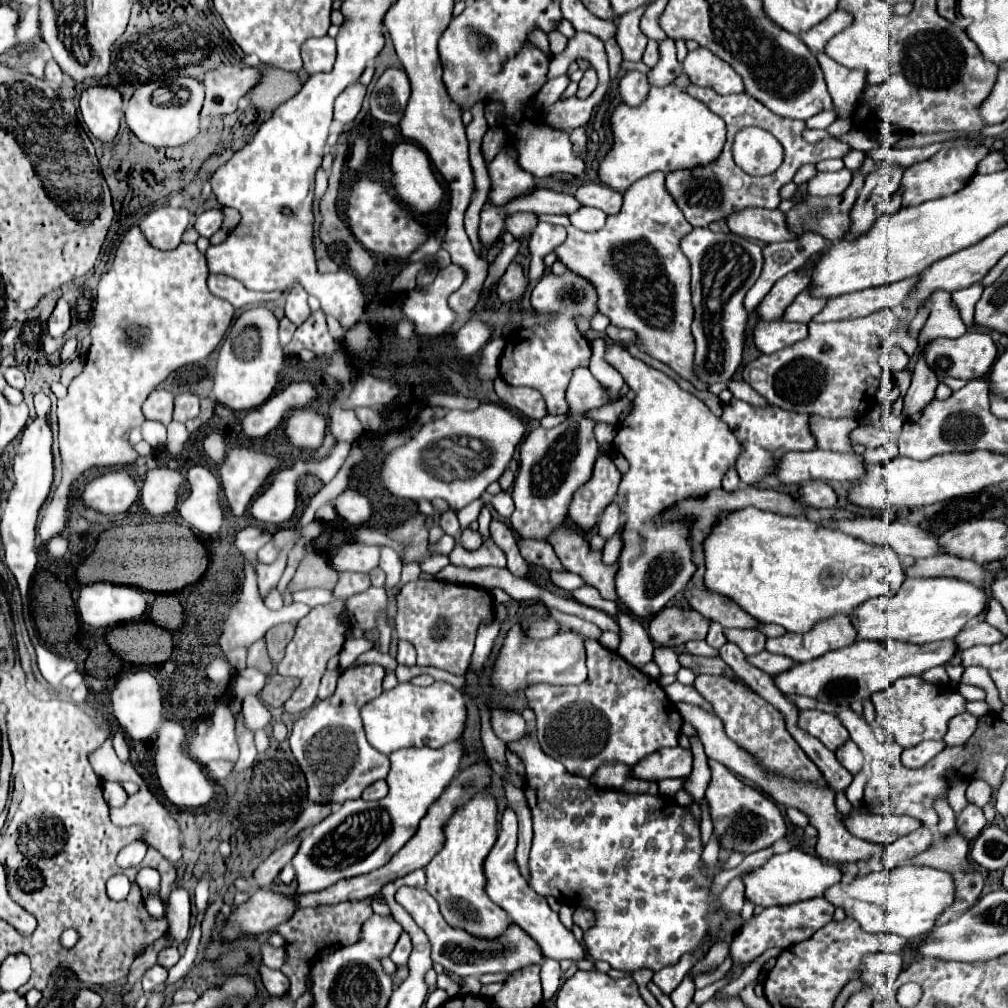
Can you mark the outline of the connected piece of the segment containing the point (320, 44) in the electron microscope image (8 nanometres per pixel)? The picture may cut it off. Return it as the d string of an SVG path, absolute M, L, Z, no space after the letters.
M328 35L304 41L300 51L302 51L304 71L308 75L328 73L334 67L334 61L336 61L336 43Z

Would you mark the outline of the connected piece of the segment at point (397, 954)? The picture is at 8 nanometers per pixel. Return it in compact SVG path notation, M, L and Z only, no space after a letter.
M402 931L390 959L396 963L396 965L406 965L408 957L410 957L410 951L412 951L412 941L410 941L410 935L406 931Z

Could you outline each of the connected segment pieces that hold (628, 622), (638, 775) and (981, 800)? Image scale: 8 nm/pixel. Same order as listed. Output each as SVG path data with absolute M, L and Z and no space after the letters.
M618 607L616 621L620 625L620 645L618 645L616 653L638 669L640 669L640 665L646 665L648 661L652 661L654 645L646 633L644 625L640 621L634 621L622 607Z
M674 747L674 749L658 749L648 757L640 759L632 771L630 779L642 781L662 781L662 779L682 779L688 777L692 771L692 753Z
M981 779L972 780L966 790L966 798L970 803L974 803L983 808L991 799L991 786Z

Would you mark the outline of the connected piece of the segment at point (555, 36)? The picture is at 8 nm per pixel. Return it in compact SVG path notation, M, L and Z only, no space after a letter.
M560 31L548 33L548 39L550 39L550 51L552 51L554 55L558 55L558 53L564 51L564 47L566 47L566 37L564 37Z

